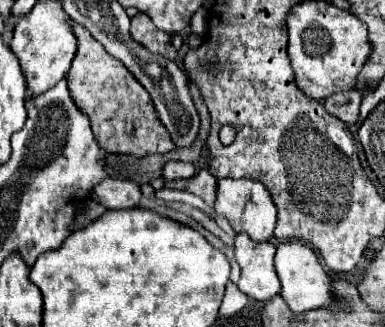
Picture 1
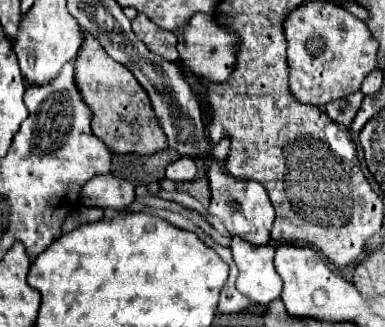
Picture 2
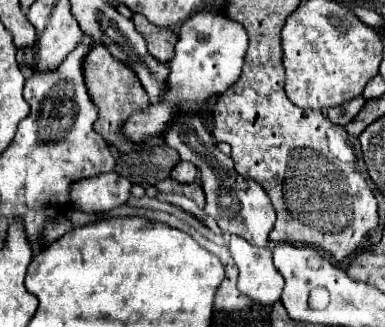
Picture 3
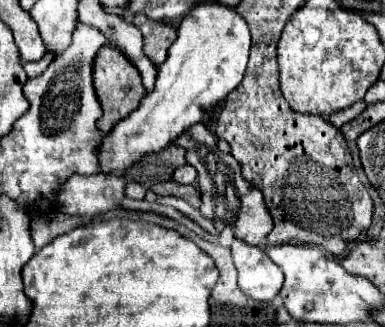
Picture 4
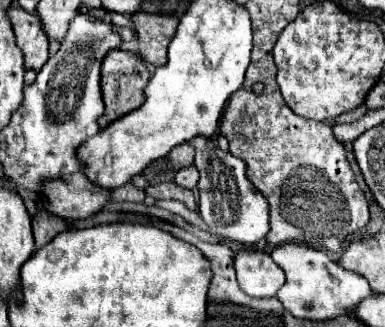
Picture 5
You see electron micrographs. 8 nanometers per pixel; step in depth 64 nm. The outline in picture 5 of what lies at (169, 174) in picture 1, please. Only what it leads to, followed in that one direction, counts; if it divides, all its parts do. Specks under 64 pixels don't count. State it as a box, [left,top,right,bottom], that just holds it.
[176,166,198,190]

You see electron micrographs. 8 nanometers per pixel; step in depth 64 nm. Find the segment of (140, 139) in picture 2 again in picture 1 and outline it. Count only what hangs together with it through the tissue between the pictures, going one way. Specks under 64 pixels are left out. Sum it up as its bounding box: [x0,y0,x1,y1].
[66,20,176,156]

